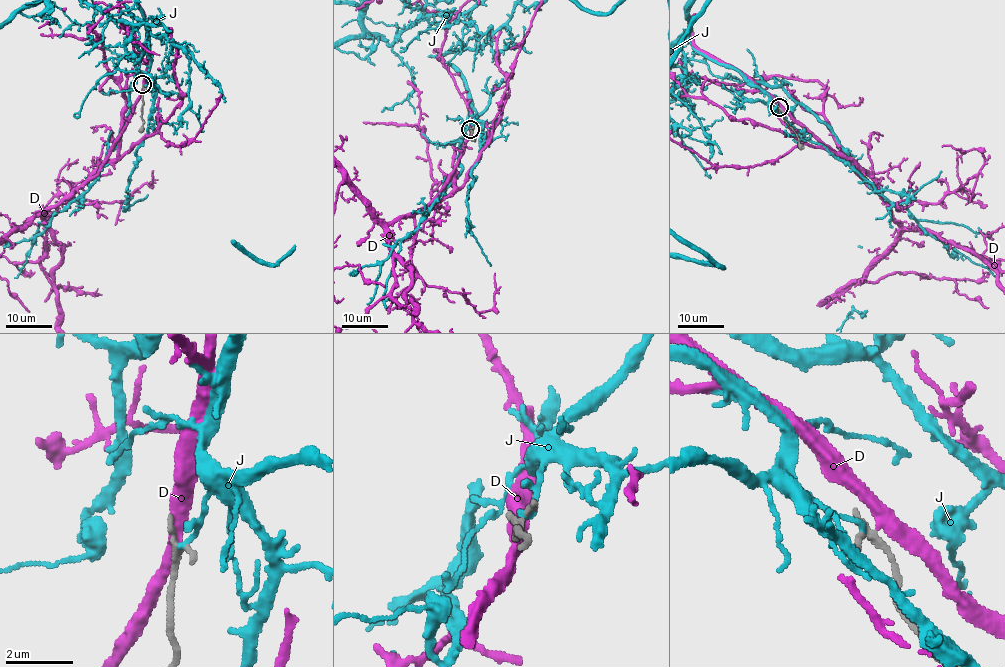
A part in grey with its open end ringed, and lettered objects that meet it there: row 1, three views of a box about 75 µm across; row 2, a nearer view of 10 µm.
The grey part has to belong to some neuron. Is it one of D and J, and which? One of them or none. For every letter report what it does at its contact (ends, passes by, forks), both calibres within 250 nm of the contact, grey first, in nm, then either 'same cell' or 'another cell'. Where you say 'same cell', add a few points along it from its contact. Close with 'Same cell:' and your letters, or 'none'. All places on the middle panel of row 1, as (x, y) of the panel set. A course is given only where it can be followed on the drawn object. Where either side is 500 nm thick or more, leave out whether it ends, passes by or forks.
D: it passes by; calibres 280 and 360 nm; another cell
J: it ends; calibres 280 and 150 nm; another cell
Same cell: none

